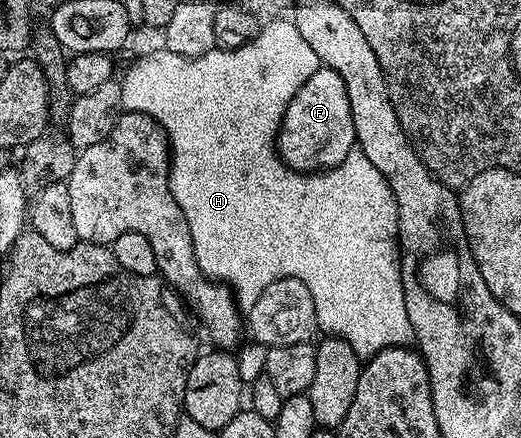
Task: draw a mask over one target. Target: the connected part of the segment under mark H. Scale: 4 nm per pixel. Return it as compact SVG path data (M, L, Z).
M275 18L264 23L258 34L240 48L215 47L212 52L190 60L180 60L178 56L158 55L150 60L145 60L136 67L127 79L123 92L123 101L128 108L139 108L141 114L152 116L163 127L167 134L167 142L171 149L171 193L181 210L185 214L185 222L189 226L189 234L193 238L195 260L203 275L215 282L225 282L227 287L235 293L235 300L240 309L246 310L261 298L265 286L277 282L281 278L297 278L309 286L309 294L313 294L315 307L315 323L320 333L327 336L339 336L360 358L370 358L386 348L401 348L414 341L413 326L409 326L409 314L405 314L405 294L403 293L403 269L401 267L401 253L399 250L399 215L397 202L393 198L393 190L389 182L365 158L365 154L353 150L335 168L329 168L318 174L300 174L283 163L277 151L277 137L279 127L283 121L289 102L313 78L313 74L320 67L317 54L313 54L313 46L301 38L301 30L297 30L294 22L287 18Z

